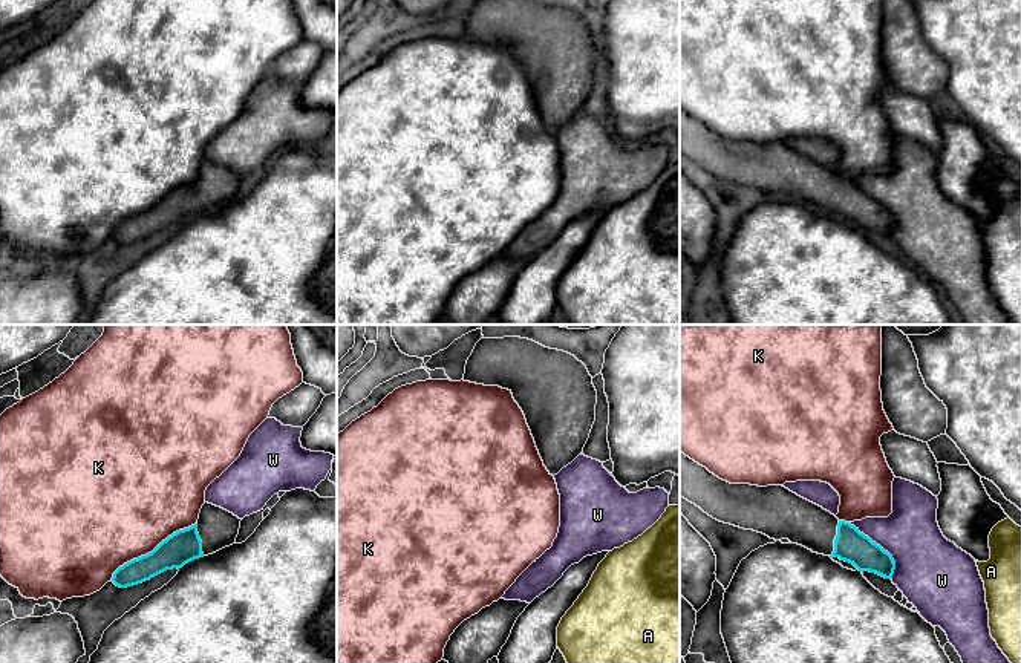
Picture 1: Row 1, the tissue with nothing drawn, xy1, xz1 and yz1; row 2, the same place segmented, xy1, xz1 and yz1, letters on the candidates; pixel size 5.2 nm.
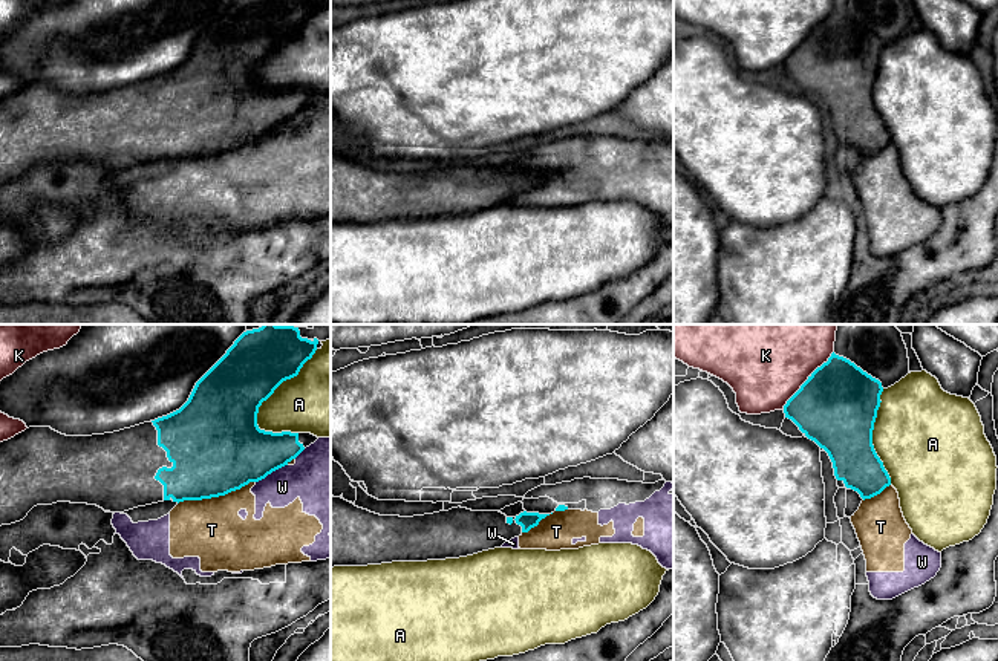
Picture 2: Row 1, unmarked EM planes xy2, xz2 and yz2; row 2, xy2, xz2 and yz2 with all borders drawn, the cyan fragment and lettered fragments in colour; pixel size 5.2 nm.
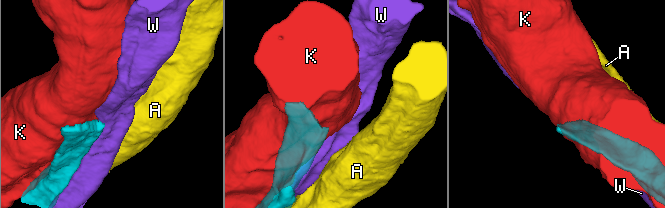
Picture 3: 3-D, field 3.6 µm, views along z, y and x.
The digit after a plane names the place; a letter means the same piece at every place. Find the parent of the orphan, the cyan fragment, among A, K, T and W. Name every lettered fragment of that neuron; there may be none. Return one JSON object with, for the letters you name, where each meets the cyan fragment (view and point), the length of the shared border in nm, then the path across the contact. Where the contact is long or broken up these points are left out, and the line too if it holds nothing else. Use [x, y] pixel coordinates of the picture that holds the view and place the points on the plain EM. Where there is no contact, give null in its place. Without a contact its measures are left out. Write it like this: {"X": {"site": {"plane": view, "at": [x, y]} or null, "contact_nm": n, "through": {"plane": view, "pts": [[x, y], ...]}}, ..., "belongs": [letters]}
{"belongs": []}

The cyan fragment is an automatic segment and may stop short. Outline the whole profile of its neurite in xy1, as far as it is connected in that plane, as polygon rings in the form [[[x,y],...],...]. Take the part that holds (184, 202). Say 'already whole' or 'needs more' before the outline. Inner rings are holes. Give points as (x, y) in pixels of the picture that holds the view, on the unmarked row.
needs more | [[[205,159],[194,182],[173,190],[152,210],[119,224],[112,239],[119,245],[133,243],[230,204],[236,201],[240,178],[233,170]]]

